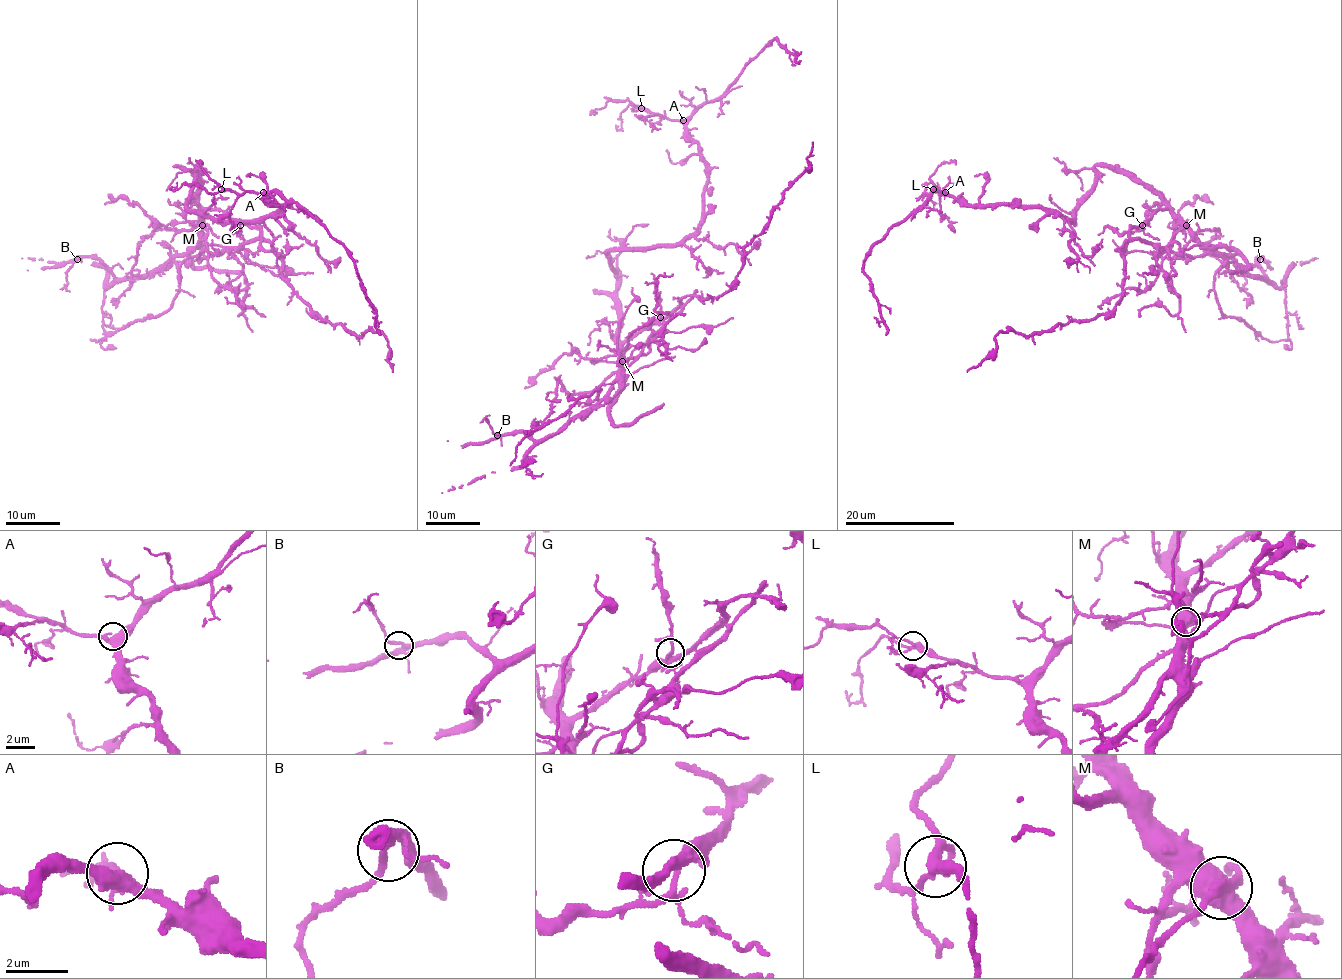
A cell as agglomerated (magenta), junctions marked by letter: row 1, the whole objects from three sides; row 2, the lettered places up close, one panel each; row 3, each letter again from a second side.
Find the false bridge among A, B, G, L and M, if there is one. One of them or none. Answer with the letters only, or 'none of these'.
M

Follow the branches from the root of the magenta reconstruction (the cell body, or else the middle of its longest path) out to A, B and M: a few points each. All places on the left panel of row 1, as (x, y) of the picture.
A: (195, 181), (192, 197), (187, 206), (218, 219), (265, 219), (286, 204), (274, 204), (263, 192)
B: (195, 181), (198, 165), (199, 241), (189, 251), (144, 274), (126, 278), (117, 278), (98, 259), (77, 259)
M: (195, 181), (198, 165), (199, 222), (202, 225)

